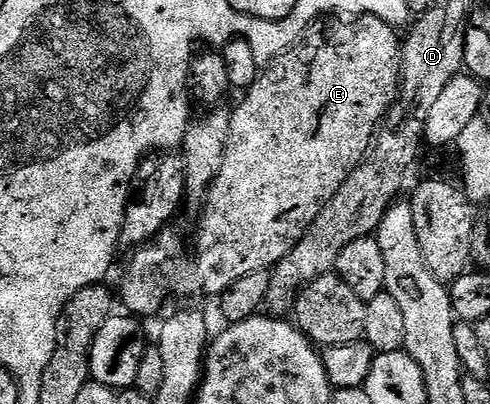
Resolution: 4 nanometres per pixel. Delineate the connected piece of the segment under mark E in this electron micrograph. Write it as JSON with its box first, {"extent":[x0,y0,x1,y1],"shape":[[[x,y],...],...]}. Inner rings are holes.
{"extent":[116,17,400,320],"shape":[[[374,17],[334,21],[338,22],[314,22],[293,47],[259,73],[258,79],[241,95],[242,103],[233,107],[220,172],[200,210],[202,219],[194,238],[194,255],[191,258],[186,255],[185,244],[170,228],[131,253],[134,255],[122,270],[118,290],[116,286],[121,305],[123,302],[131,315],[147,320],[162,306],[161,300],[154,298],[154,262],[162,262],[162,278],[171,282],[178,294],[220,296],[240,276],[270,270],[296,248],[316,216],[320,216],[324,204],[336,196],[340,184],[362,163],[380,123],[396,101],[400,85],[400,34],[395,27]]]}

